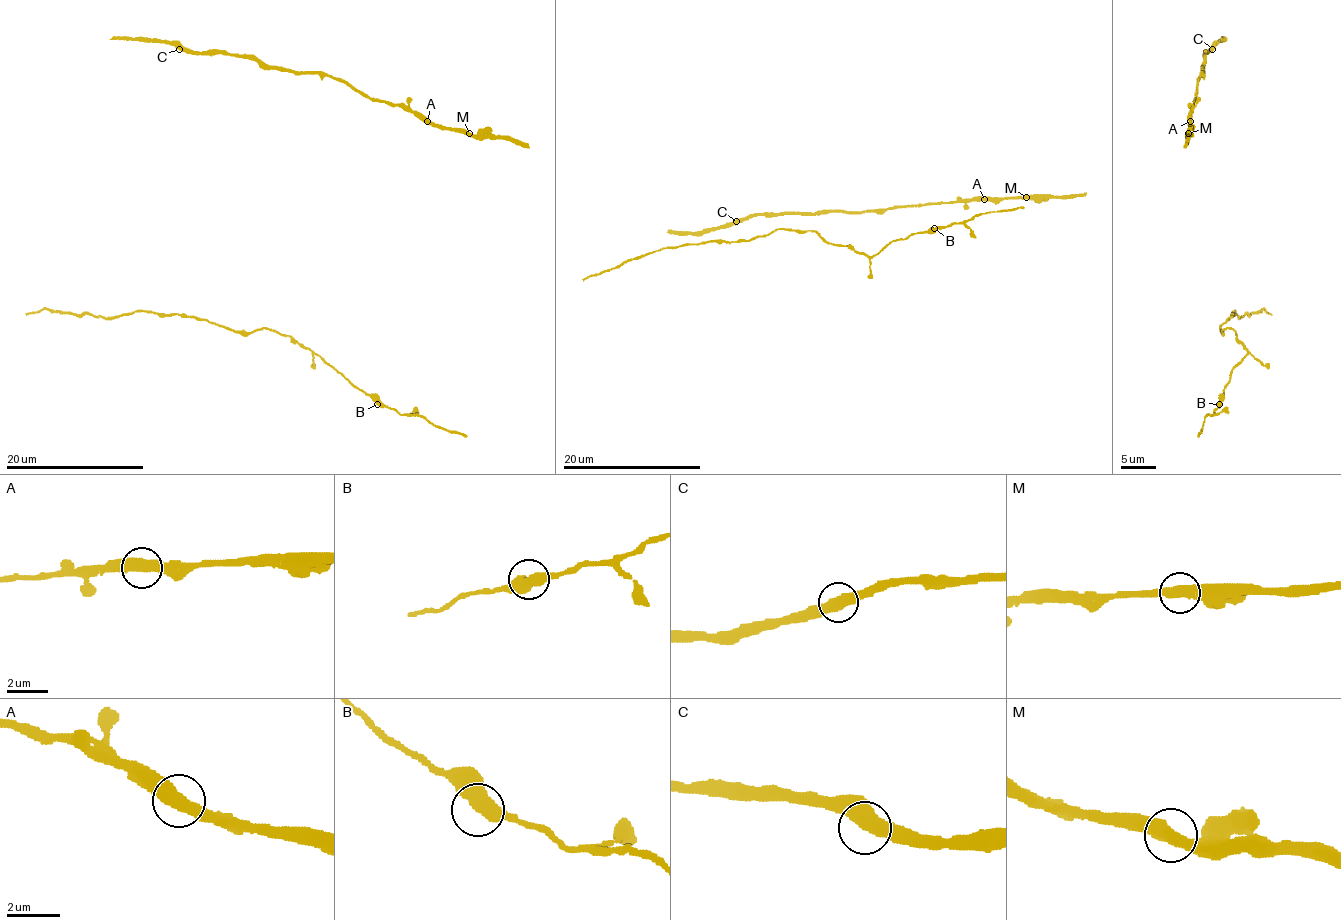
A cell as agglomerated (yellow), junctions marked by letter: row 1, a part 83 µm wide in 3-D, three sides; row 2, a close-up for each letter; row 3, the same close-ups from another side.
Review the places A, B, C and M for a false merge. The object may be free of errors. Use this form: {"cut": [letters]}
{"cut": []}

